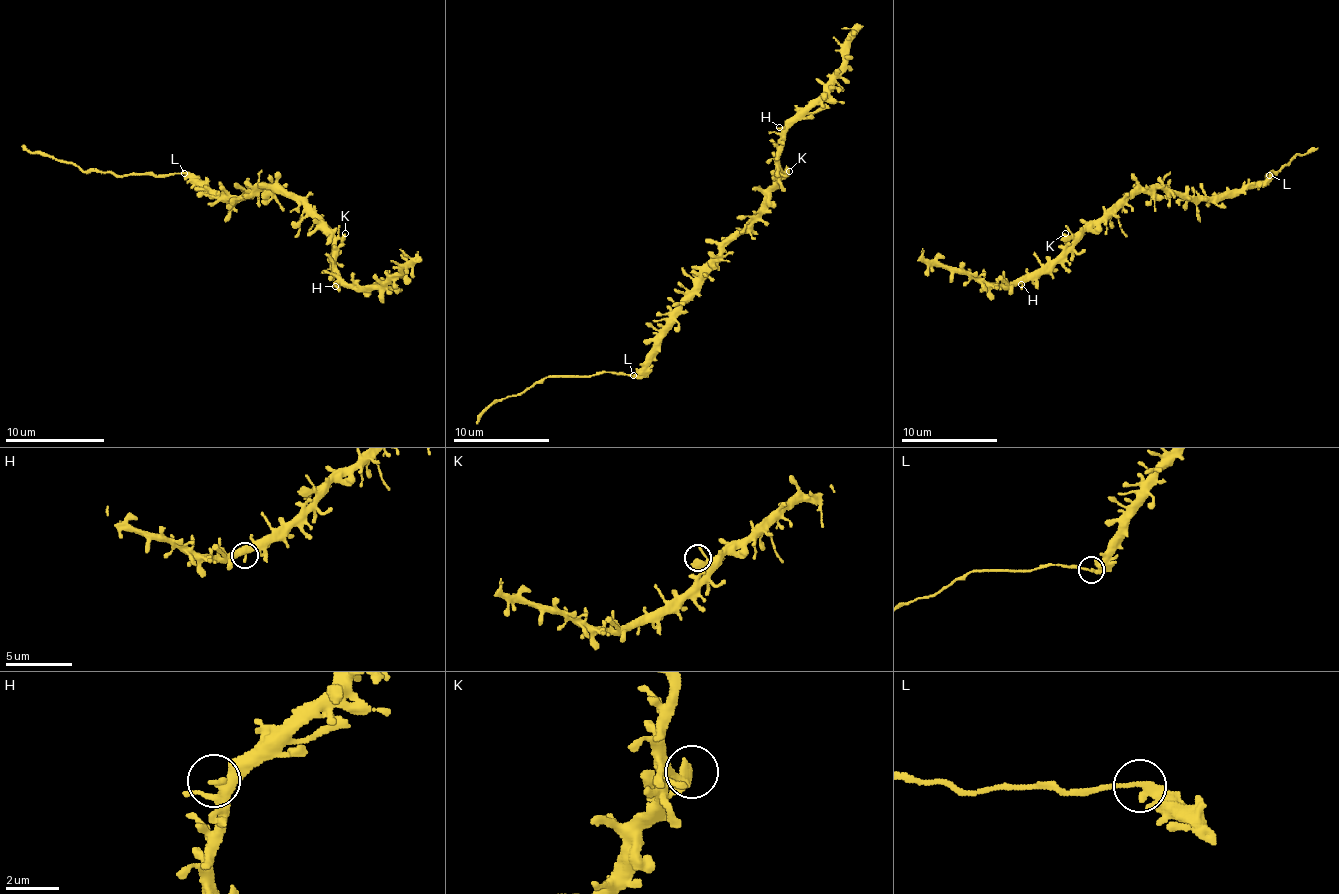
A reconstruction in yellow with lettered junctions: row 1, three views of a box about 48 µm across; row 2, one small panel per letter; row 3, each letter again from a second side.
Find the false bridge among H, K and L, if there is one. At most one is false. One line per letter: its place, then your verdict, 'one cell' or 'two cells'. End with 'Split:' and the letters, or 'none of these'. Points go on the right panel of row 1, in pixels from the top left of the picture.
H: (1021, 284) | one cell
K: (1065, 233) | one cell
L: (1269, 175) | two cells
Split: L

